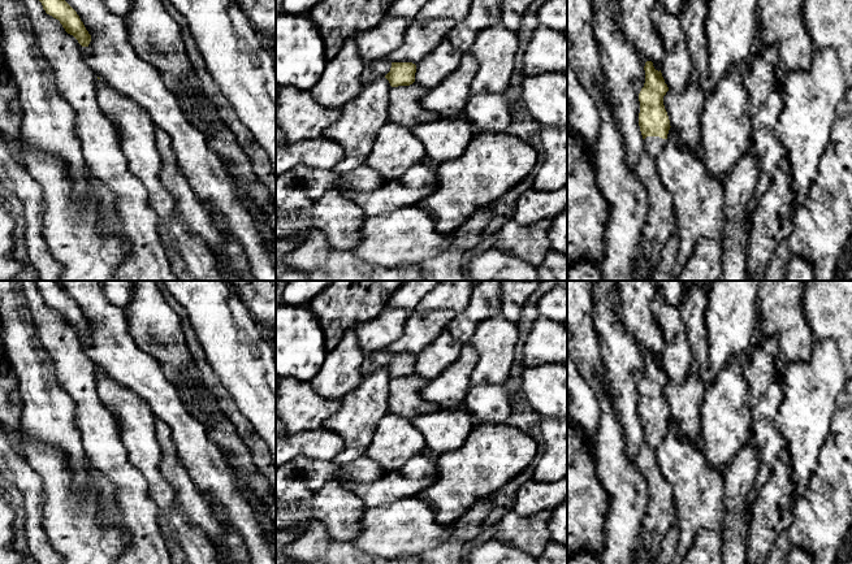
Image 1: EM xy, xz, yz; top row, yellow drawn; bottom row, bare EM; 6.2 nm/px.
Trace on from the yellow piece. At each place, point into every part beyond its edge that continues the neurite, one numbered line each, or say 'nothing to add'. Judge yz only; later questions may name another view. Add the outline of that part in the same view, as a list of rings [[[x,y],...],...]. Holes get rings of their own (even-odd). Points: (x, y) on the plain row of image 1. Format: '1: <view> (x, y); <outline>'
1: yz (660, 516); [[[646,428],[643,431],[640,451],[633,460],[648,483],[648,507],[632,561],[637,556],[637,551],[644,547],[646,550],[645,564],[653,564],[669,529],[675,521],[672,486],[662,476],[656,456],[666,431],[659,428]]]

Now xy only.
nothing to add

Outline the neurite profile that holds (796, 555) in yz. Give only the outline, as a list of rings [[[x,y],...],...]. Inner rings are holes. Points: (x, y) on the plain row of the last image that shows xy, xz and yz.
[[[795,547],[790,551],[786,564],[813,564],[813,559],[808,551]]]

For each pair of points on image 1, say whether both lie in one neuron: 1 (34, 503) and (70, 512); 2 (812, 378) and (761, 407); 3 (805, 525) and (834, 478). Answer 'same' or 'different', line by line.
1: different
2: different
3: same

